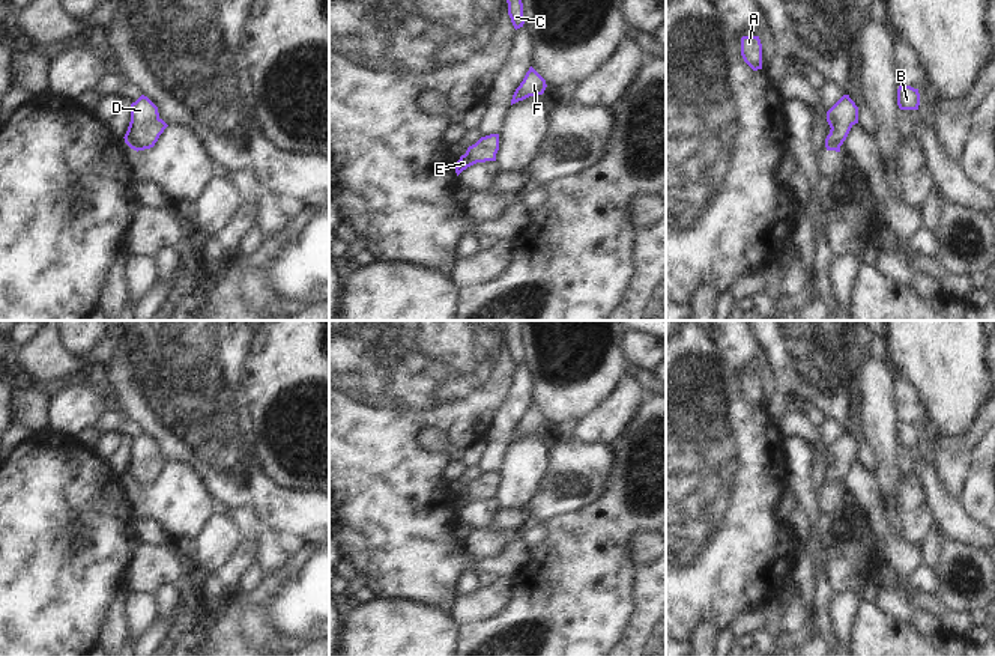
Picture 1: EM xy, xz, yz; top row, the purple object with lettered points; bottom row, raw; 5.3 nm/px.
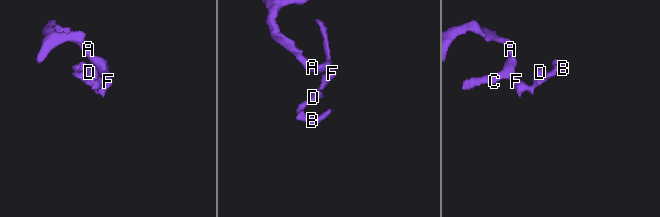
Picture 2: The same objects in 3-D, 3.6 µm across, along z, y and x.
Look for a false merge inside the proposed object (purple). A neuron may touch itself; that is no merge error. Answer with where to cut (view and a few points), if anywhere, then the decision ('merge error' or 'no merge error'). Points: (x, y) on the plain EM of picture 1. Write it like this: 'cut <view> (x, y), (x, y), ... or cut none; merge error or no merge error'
cut none; no merge error

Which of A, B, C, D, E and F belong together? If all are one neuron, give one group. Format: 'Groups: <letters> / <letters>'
Groups: A B C D E F.

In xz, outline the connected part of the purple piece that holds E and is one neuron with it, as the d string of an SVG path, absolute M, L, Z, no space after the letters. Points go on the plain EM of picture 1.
M499 471L481 474L475 481L469 483L466 490L457 498L457 513L476 500L496 498L499 487Z

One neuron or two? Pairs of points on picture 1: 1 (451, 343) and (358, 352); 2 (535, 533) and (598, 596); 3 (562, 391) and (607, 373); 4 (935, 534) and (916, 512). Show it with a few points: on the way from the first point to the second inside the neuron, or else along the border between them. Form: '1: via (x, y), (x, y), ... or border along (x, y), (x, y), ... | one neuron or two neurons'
1: via (429, 343), (381, 343) | one neuron
2: border along (543, 522), (543, 537), (529, 546) | two neurons
3: via (573, 384), (585, 382), (597, 373) | one neuron
4: border along (934, 518), (928, 534), (919, 545) | two neurons

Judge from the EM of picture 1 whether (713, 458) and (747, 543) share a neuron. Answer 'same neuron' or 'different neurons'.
same neuron

